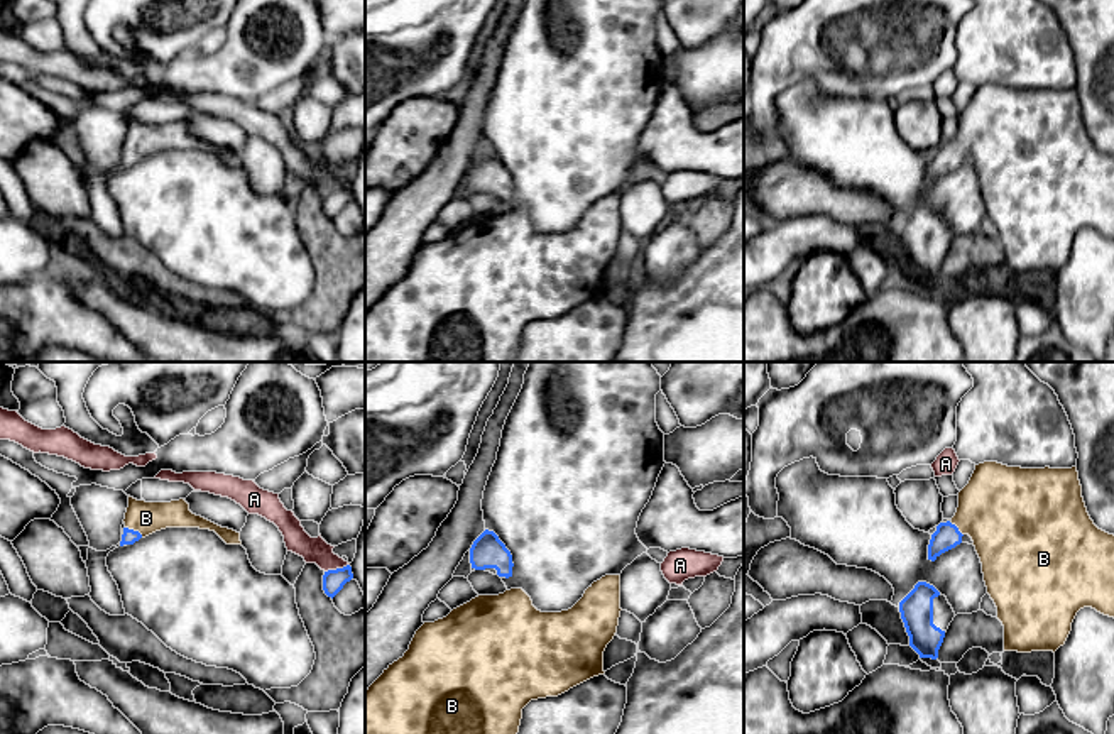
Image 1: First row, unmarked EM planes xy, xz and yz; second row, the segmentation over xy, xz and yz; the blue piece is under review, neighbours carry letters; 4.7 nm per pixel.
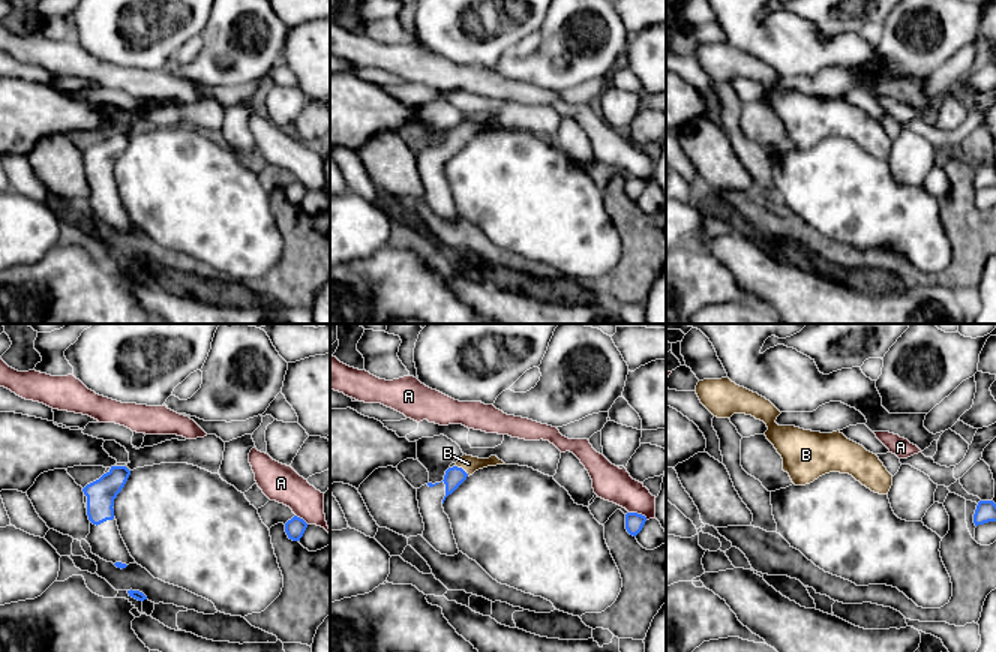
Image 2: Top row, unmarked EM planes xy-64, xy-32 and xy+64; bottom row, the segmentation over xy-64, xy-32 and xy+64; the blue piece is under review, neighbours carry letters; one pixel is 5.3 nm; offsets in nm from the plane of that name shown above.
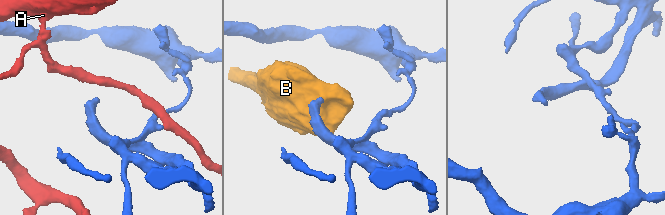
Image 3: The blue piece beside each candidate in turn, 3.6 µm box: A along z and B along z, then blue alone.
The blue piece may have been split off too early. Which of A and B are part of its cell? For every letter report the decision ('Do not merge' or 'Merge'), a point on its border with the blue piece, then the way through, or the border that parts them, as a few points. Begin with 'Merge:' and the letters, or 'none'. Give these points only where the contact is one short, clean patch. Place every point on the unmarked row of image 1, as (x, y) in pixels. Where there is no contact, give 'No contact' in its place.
Merge: B
A: Do not merge. Touches blue at xy (337, 190)
B: Merge. Touches blue at xy (132, 151). Path across: xy (129, 158), (132, 151), (146, 139)

